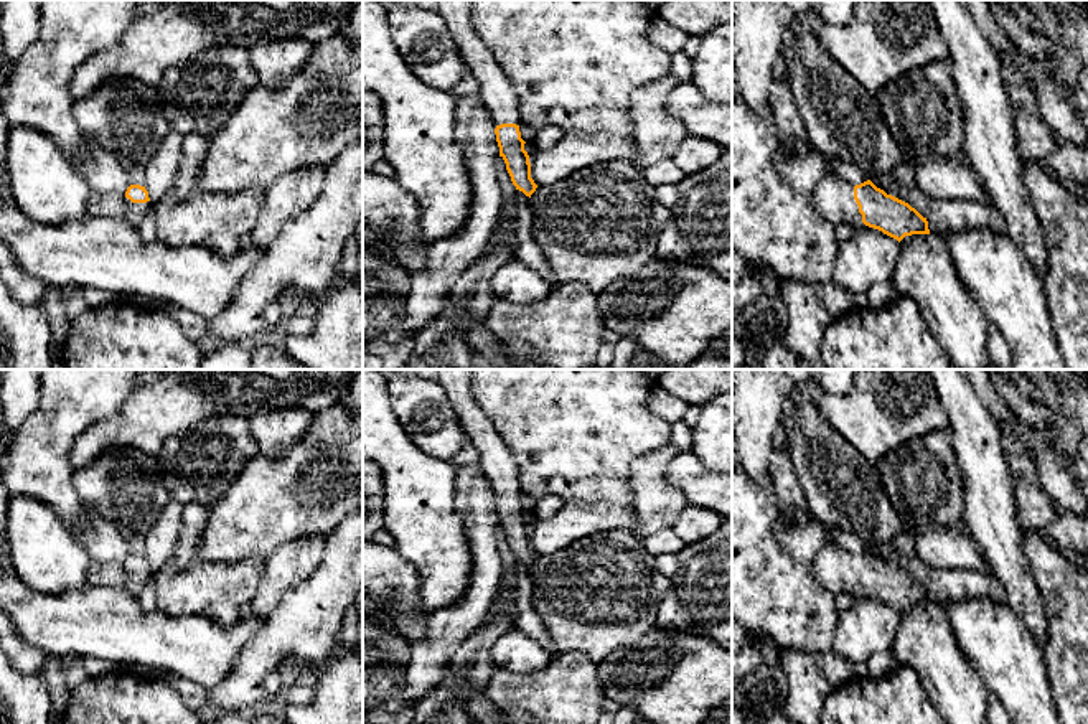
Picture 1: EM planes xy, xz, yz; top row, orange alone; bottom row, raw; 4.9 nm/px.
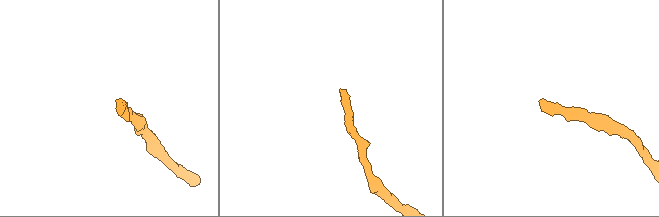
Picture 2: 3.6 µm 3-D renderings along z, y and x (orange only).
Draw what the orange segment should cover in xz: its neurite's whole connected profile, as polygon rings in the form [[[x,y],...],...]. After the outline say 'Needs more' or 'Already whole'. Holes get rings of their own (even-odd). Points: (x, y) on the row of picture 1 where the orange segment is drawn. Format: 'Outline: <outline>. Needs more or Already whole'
Outline: [[[471,0],[438,2],[438,13],[447,23],[448,31],[468,66],[468,73],[480,86],[478,97],[488,107],[496,124],[495,134],[499,157],[506,163],[511,181],[516,190],[531,198],[537,185],[531,178],[529,155],[524,150],[526,142],[521,139],[519,132],[519,99],[495,54],[475,33],[471,12]]]. Needs more

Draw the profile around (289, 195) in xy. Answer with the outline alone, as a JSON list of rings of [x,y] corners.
[[[303,167],[277,176],[264,193],[264,203],[251,233],[256,249],[267,249],[284,224],[308,209],[320,196],[326,167]]]

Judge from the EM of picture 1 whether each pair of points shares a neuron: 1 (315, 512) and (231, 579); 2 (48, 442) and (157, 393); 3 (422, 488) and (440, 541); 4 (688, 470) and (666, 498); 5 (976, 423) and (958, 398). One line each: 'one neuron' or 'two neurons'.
1: two neurons
2: two neurons
3: one neuron
4: two neurons
5: one neuron

